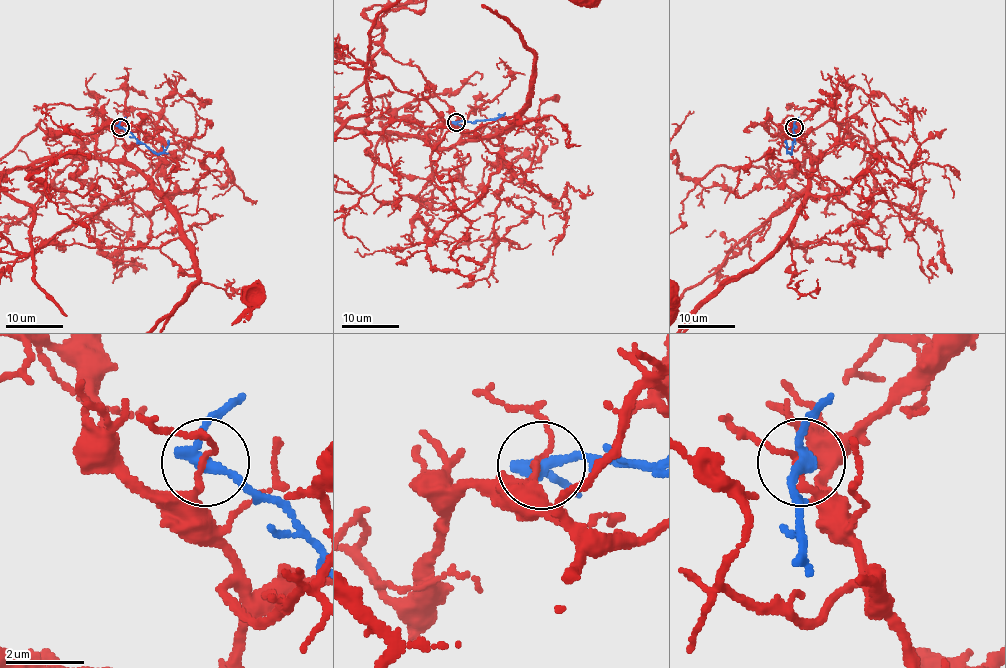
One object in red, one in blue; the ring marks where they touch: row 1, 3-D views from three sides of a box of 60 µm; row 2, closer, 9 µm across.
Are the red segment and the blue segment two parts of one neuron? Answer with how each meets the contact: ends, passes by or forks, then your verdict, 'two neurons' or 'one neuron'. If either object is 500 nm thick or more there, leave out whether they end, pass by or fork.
red passes by; blue passes by; two neurons

